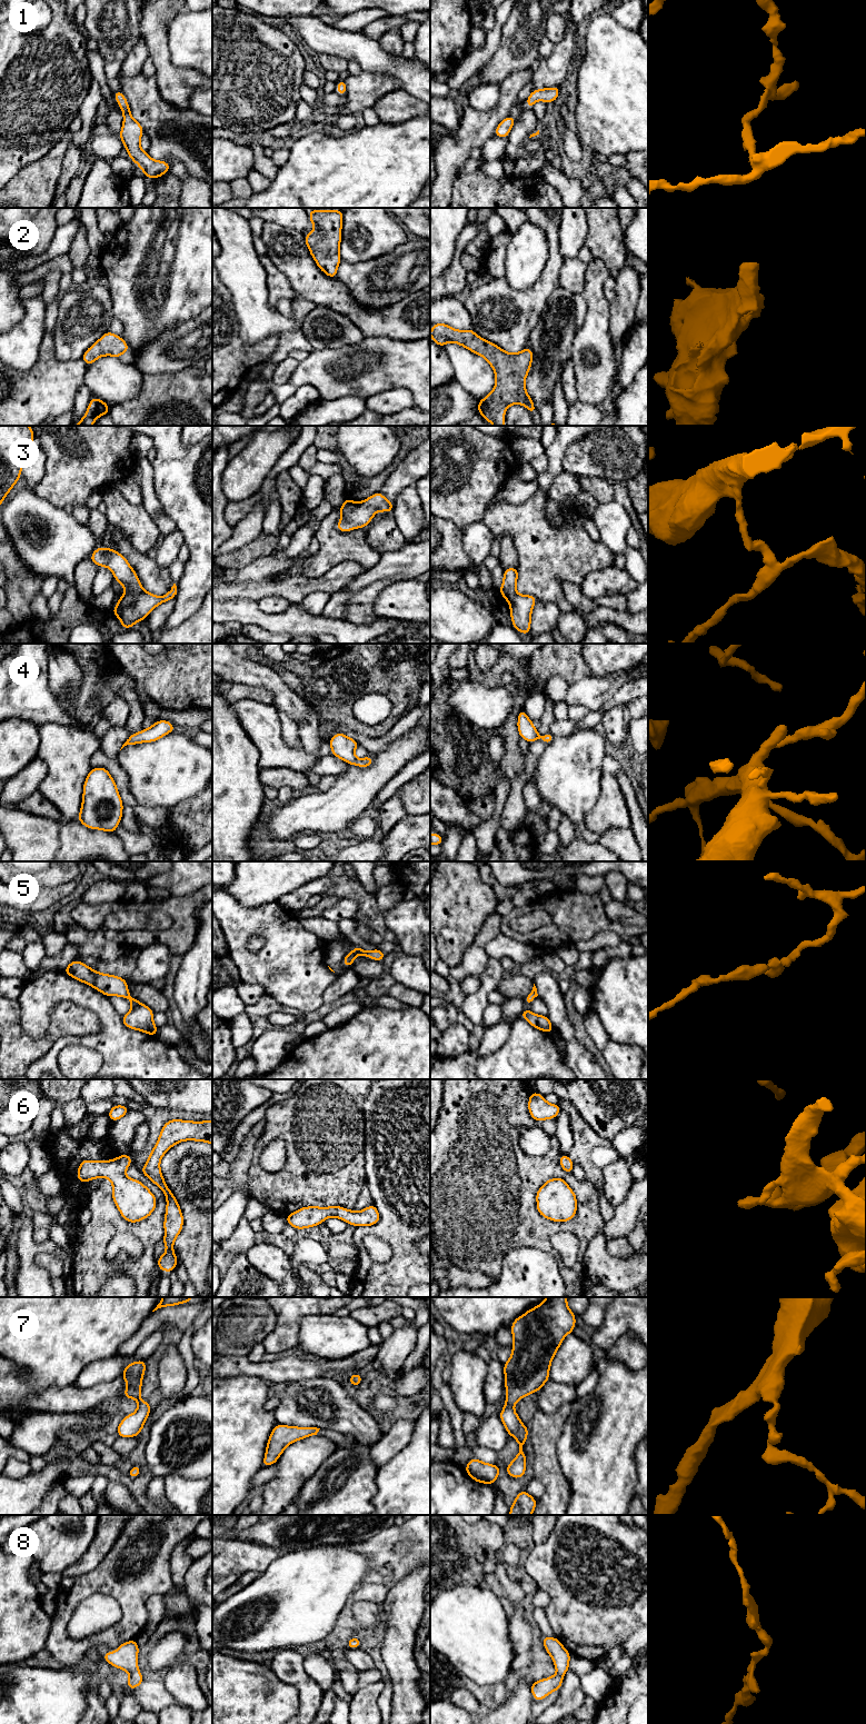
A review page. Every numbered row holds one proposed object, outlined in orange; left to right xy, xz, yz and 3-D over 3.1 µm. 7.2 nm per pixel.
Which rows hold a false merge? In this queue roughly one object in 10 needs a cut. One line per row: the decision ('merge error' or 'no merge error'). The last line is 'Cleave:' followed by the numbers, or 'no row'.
1: no merge error
2: no merge error
3: merge error
4: no merge error
5: no merge error
6: no merge error
7: no merge error
8: no merge error
Cleave: 3

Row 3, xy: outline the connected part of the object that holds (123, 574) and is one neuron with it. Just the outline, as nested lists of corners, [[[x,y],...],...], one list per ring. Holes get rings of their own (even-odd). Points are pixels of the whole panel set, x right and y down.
[[[101,546],[91,554],[90,560],[98,567],[108,567],[113,572],[115,579],[126,589],[123,596],[135,597],[143,591],[136,571],[118,551]]]

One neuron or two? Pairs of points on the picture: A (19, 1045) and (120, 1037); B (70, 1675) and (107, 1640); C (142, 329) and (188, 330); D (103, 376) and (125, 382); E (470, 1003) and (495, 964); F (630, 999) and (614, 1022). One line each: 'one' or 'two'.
A: two
B: two
C: two
D: one
E: one
F: one

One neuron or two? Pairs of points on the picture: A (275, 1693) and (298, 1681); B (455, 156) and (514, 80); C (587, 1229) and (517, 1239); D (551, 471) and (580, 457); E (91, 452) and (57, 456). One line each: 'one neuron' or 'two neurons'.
A: two neurons
B: one neuron
C: one neuron
D: two neurons
E: one neuron

